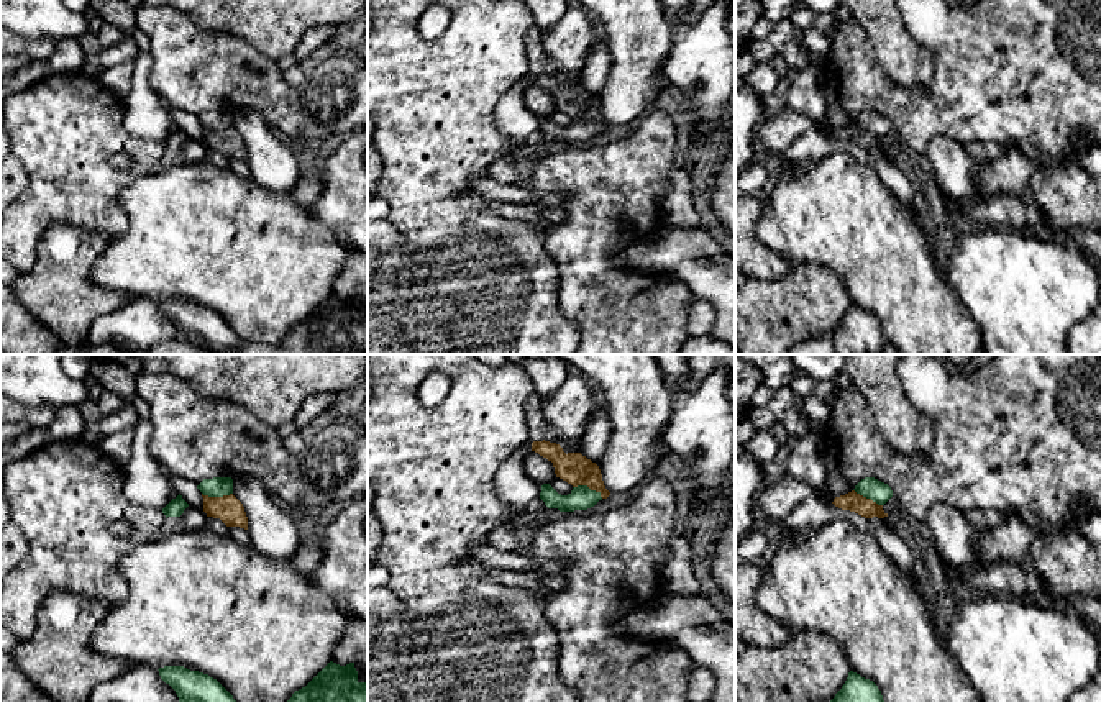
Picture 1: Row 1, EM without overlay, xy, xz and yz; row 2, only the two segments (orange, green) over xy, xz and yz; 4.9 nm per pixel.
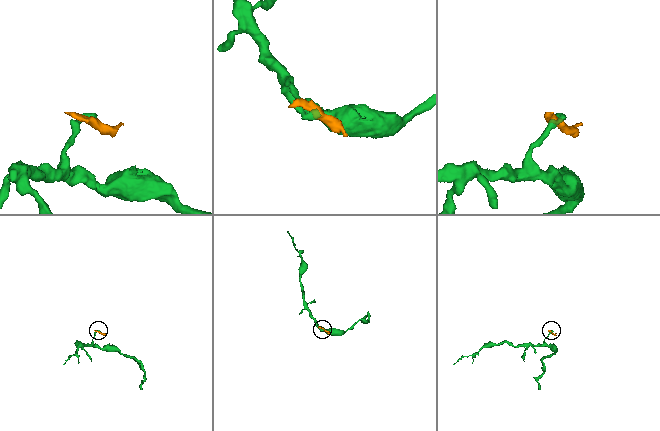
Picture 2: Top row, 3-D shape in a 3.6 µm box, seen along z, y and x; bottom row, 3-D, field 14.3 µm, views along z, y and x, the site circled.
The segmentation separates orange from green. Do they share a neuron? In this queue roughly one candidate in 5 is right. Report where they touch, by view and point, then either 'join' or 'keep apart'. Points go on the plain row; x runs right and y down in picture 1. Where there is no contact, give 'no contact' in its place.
xz (588, 118) | keep apart

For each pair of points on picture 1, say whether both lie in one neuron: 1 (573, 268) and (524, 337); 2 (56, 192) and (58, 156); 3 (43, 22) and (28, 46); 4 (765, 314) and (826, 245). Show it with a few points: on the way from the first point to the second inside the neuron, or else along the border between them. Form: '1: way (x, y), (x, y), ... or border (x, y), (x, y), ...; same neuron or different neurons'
1: border (547, 251), (558, 273), (558, 309), (575, 323); different neurons
2: way (58, 184), (58, 164); same neuron
3: border (17, 33), (25, 38), (53, 38), (56, 41); different neurons
4: border (791, 261), (821, 263), (842, 286); different neurons

